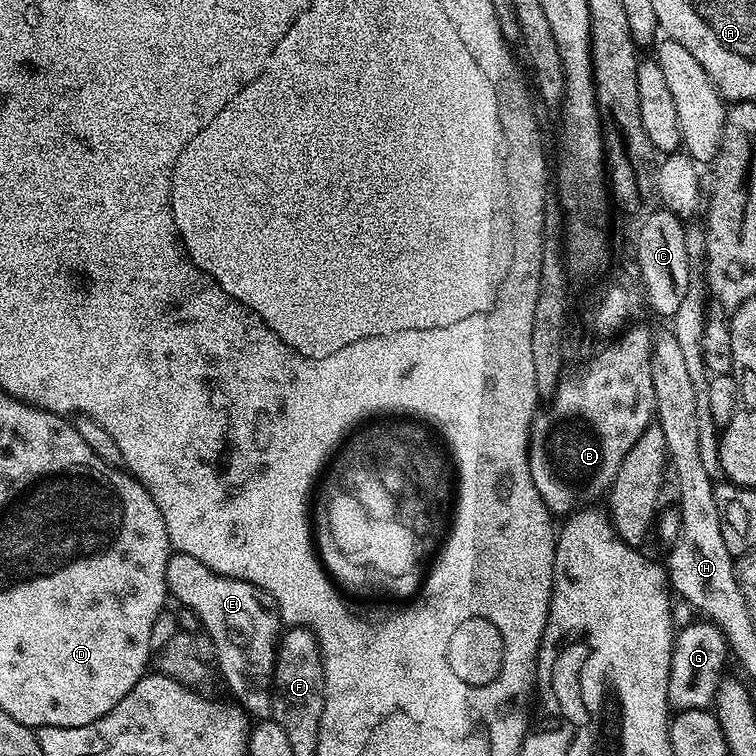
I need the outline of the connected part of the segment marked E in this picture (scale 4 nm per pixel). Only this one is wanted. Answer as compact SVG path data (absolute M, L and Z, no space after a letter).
M173 551L166 562L166 586L173 601L176 599L182 607L189 608L208 627L220 672L232 691L231 699L249 717L271 717L273 672L282 635L280 611L274 598L250 582L226 578L198 562L198 558L177 551Z

